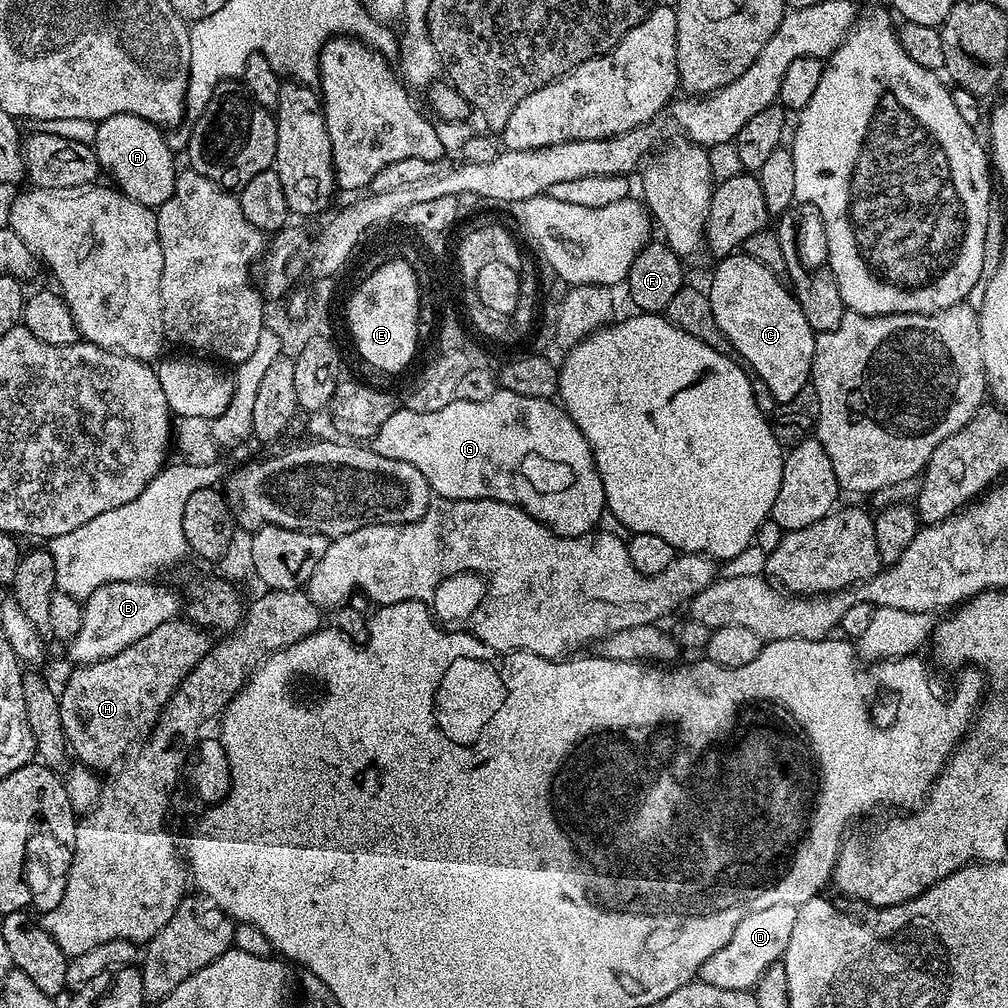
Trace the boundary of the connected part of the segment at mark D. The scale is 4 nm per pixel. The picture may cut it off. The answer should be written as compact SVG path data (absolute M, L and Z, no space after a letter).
M779 904L754 910L742 918L733 937L717 952L710 954L710 958L706 958L698 973L699 979L710 986L722 986L722 990L746 992L755 989L764 971L783 957L790 936L794 934L796 910L795 904Z

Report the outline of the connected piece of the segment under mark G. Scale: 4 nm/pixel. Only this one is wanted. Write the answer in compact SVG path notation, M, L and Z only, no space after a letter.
M500 388L486 402L466 402L465 400L453 400L452 404L443 406L440 410L424 413L415 407L397 407L394 412L388 414L384 420L379 421L374 437L374 450L386 458L394 458L402 462L410 462L428 480L428 486L437 497L445 500L497 500L503 504L513 504L516 508L523 508L538 521L558 536L585 536L599 525L600 516L606 511L604 502L604 487L600 472L596 469L596 460L592 457L592 448L586 442L582 430L568 417L567 412L559 403L542 398L530 398L526 394L514 394L510 390Z

